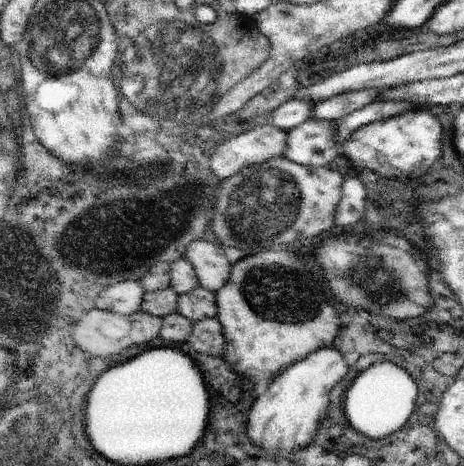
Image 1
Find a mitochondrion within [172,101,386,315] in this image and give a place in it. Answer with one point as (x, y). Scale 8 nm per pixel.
(268, 202)

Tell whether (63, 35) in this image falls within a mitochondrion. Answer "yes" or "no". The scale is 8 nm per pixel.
yes

